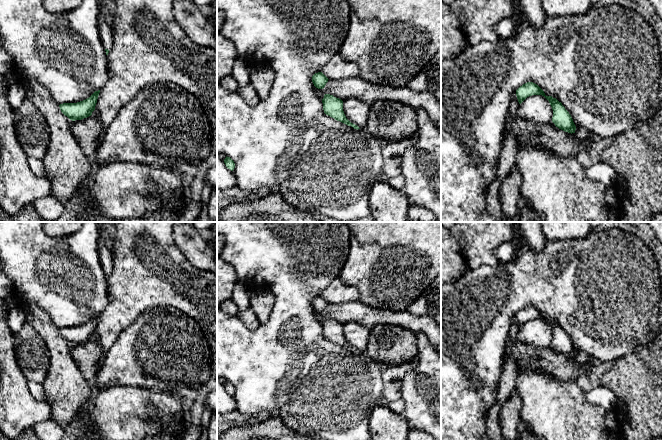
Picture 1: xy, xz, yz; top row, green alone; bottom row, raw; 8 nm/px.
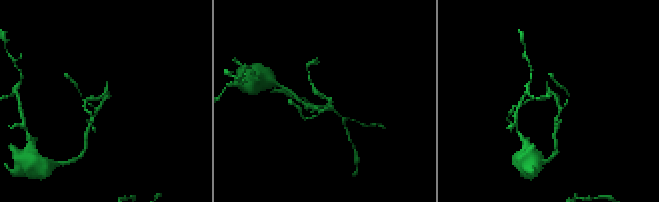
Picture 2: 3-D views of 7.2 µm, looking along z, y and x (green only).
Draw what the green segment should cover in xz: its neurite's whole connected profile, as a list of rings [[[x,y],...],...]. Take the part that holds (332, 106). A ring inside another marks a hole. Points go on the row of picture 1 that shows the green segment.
[[[325,94],[322,99],[324,113],[337,121],[340,121],[354,129],[360,129],[357,125],[351,123],[343,111],[343,101],[330,94]]]

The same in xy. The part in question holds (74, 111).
[[[100,90],[95,91],[89,98],[77,103],[60,104],[61,112],[70,120],[82,120],[92,115],[95,110]]]

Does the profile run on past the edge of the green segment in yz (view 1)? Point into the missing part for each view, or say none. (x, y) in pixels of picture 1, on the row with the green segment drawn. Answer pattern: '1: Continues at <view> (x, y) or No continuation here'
1: No continuation here

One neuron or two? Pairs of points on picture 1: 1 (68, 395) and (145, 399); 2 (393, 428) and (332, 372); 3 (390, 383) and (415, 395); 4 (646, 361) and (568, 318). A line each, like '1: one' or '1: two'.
1: two
2: two
3: two
4: two

